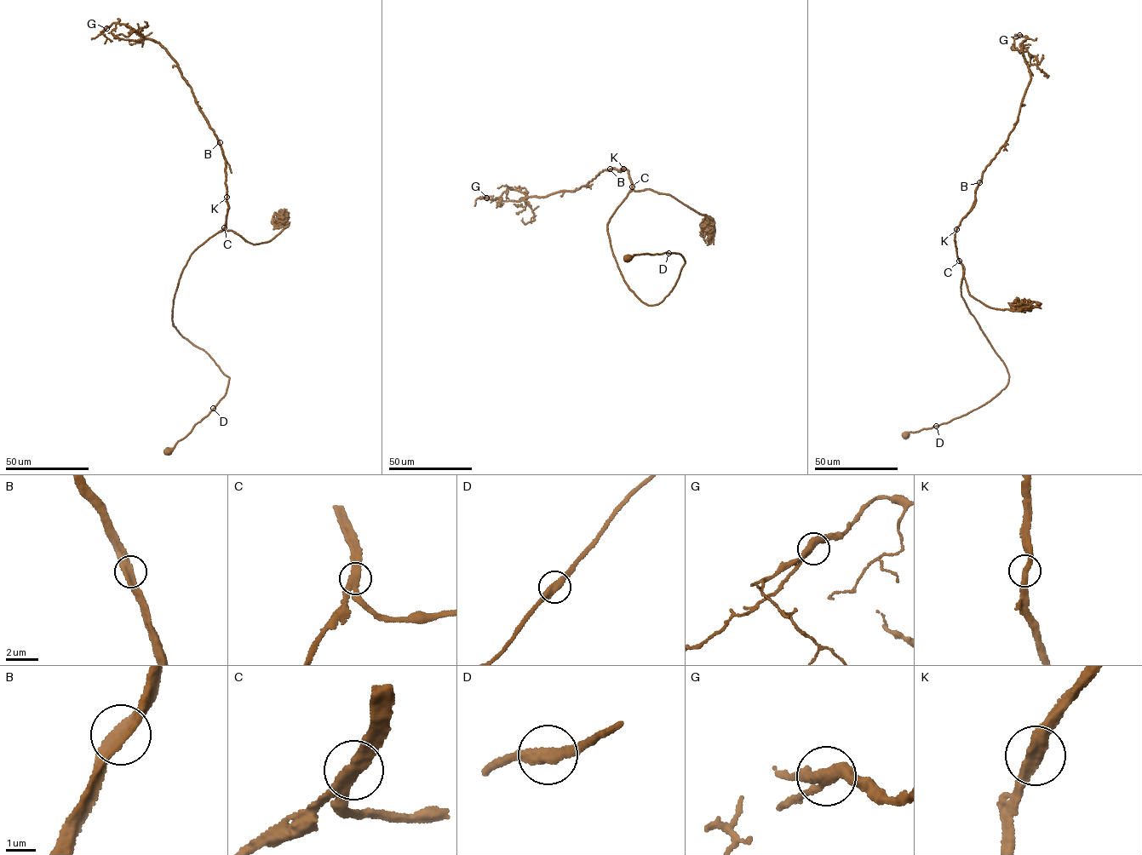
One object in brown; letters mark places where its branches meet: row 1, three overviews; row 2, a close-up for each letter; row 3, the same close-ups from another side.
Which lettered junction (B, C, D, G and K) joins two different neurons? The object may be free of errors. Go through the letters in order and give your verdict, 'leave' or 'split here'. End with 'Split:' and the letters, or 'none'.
B: leave
C: leave
D: leave
G: leave
K: leave
Split: none

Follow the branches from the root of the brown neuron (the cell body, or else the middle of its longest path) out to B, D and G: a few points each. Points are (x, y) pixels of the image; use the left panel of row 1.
B: (168, 450), (208, 416), (229, 379), (171, 318), (190, 255), (226, 222), (220, 142)
D: (168, 450), (190, 433), (195, 424), (213, 409)
G: (168, 450), (229, 379), (171, 318), (190, 255), (225, 226), (225, 160), (169, 54), (129, 26), (106, 28)

